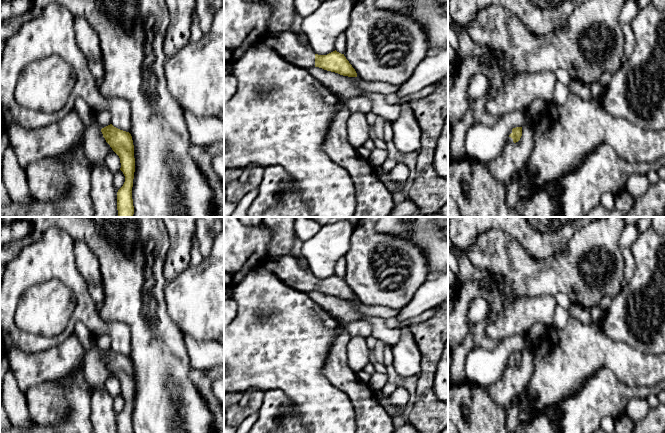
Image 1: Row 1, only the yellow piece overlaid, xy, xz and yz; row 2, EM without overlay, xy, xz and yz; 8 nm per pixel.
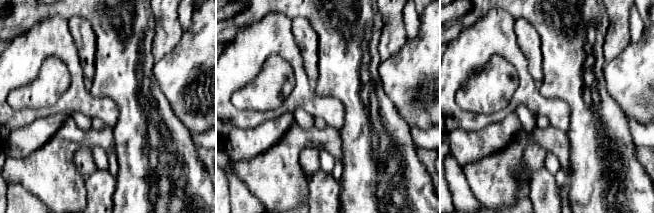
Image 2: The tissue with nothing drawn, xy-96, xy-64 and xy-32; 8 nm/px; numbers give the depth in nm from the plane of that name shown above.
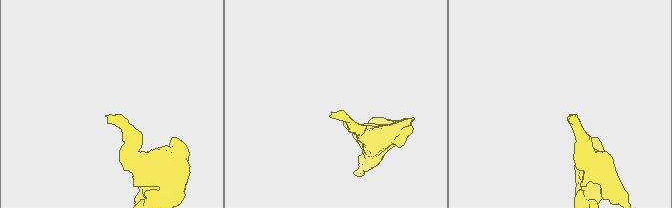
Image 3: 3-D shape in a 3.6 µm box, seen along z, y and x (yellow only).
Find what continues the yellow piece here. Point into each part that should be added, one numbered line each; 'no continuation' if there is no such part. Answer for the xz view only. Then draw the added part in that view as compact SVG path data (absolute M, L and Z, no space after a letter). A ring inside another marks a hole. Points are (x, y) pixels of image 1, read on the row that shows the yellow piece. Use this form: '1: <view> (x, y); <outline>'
1: xz (287, 44); M293 31L269 32L260 40L274 49L284 60L300 68L309 69L315 66L315 52L303 44L298 34Z

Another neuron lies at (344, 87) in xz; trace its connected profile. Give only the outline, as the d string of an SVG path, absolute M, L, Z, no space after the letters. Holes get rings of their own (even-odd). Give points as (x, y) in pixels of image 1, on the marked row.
M311 67L309 73L340 99L378 93L383 96L396 94L398 87L382 82L366 82L357 77L343 76L319 67Z

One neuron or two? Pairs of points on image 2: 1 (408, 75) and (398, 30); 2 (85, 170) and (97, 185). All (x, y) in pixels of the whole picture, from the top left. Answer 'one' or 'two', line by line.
1: two
2: two

